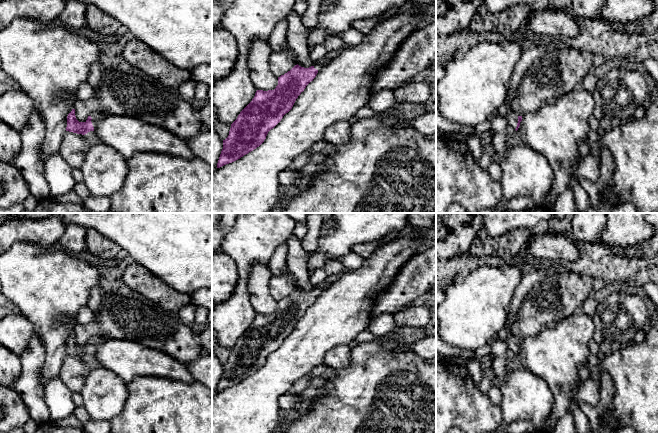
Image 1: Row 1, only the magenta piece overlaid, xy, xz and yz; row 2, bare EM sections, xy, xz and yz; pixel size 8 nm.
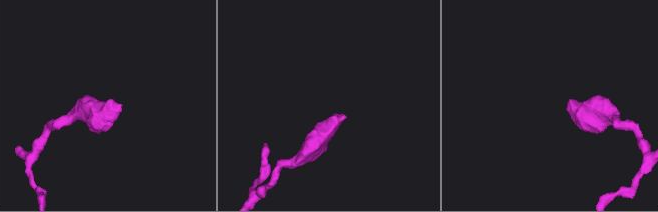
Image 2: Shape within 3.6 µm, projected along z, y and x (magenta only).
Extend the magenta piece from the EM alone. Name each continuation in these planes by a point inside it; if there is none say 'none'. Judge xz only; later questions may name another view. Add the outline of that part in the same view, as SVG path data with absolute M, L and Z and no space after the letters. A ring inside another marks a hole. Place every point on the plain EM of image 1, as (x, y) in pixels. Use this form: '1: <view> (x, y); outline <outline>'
1: xz (319, 288); outline M320 283L317 286L315 286L313 290L315 293L320 294L327 287L328 287L328 285L325 285L324 283Z

